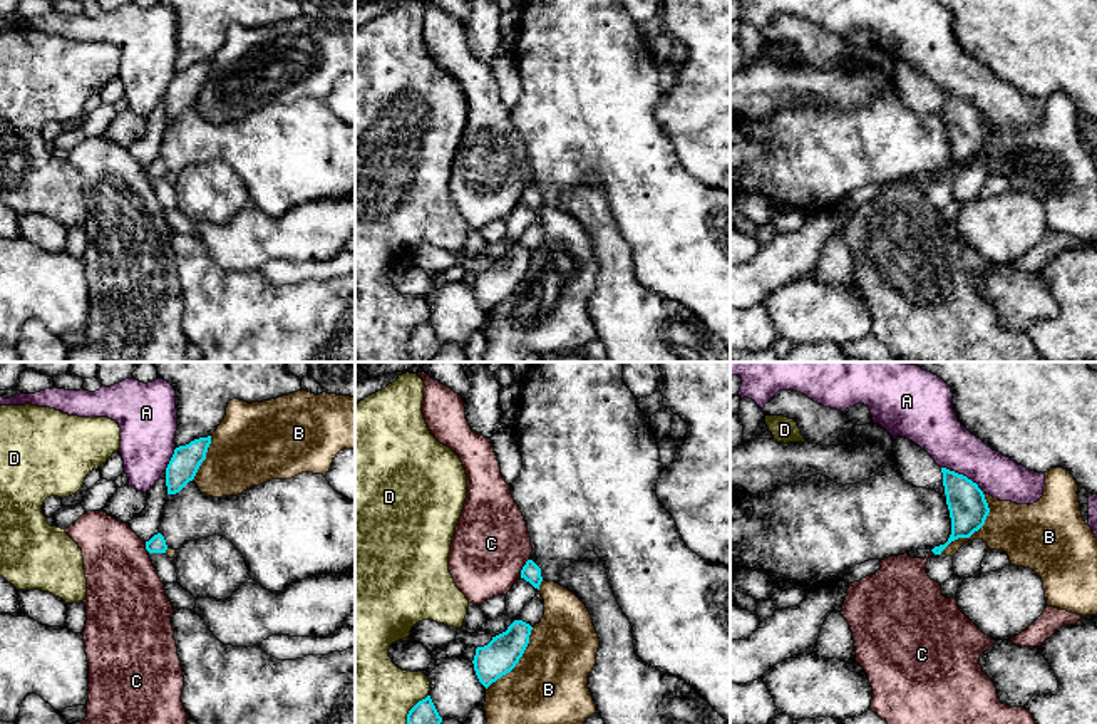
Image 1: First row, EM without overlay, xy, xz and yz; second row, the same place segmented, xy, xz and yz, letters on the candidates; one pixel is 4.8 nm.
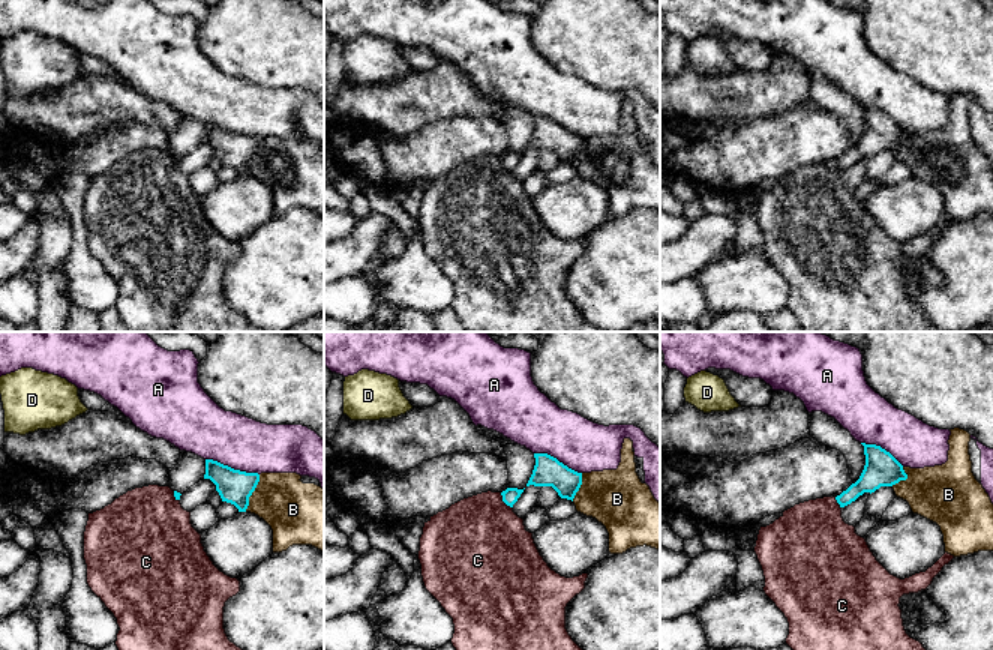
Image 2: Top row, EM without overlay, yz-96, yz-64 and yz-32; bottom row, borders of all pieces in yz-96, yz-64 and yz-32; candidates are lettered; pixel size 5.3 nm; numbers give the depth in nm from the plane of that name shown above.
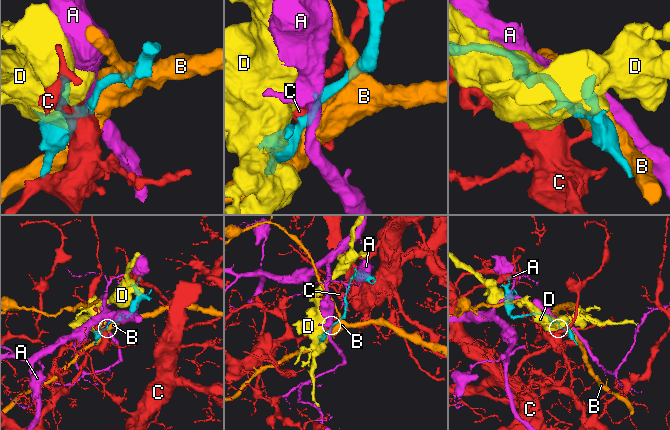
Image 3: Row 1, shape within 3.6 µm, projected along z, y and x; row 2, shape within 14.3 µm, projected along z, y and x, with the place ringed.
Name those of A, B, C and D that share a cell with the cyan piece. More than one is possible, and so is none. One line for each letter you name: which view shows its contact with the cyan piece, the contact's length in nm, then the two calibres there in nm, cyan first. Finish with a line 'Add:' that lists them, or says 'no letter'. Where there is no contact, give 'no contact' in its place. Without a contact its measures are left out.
Add: no letter

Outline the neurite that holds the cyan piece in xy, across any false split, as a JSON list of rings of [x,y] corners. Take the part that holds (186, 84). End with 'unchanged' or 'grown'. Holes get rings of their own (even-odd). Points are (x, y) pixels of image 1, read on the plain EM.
[[[211,60],[191,65],[186,70],[174,74],[174,79],[166,92],[167,119],[179,117],[189,106],[194,104],[201,87],[206,84]]]; unchanged

